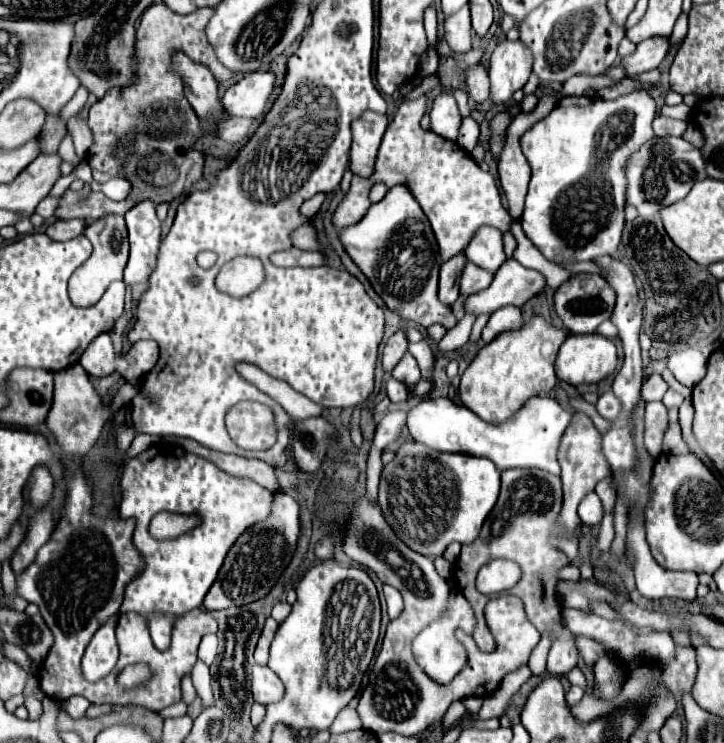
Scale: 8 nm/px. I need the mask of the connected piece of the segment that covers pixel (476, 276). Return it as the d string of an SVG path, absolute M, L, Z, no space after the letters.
M469 261L465 263L463 271L461 271L461 277L459 277L459 289L461 289L461 295L469 297L473 293L479 293L483 289L487 289L493 281L493 275L491 273L483 273L483 269L477 269L477 265L471 265Z

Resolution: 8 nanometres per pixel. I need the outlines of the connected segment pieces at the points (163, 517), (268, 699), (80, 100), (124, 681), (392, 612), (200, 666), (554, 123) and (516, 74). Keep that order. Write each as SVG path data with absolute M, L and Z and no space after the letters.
M159 513L151 519L149 533L155 539L173 539L181 533L187 533L199 525L197 515L173 515L173 513Z
M253 665L253 697L261 705L275 703L283 697L283 683L269 667Z
M81 87L81 89L73 95L73 98L67 103L67 105L61 109L61 111L63 111L63 113L61 113L61 117L63 117L63 121L65 121L65 123L71 119L71 115L75 115L75 113L85 105L87 95L89 95L89 93L87 93L87 89L85 89L85 87Z
M131 665L131 667L127 667L127 669L121 671L119 685L123 685L123 687L135 687L135 685L147 681L147 677L151 677L151 671L145 665Z
M385 585L383 593L385 593L385 601L387 601L389 619L397 619L399 613L403 611L403 597L401 597L401 593L395 587L391 587L391 585Z
M197 661L193 671L193 685L197 689L197 695L203 699L203 707L211 707L213 705L213 693L211 693L211 675L209 675L209 667L203 661Z
M633 93L619 101L603 101L599 97L563 97L553 111L537 121L523 137L521 149L531 165L531 183L525 199L521 225L531 243L557 265L593 261L603 255L615 255L625 225L625 187L623 165L627 157L653 137L651 123L655 119L655 101L649 93Z
M503 41L495 47L489 59L489 79L491 95L489 109L499 113L515 91L523 89L531 75L531 53L523 49L521 41Z

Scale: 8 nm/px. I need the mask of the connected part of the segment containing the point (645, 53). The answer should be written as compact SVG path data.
M653 37L647 41L641 41L635 49L635 53L621 59L621 65L625 69L627 77L641 75L645 71L651 71L663 63L663 59L669 53L669 39L665 37Z

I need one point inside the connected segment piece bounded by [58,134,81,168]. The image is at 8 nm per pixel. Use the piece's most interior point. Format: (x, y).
(66, 149)

